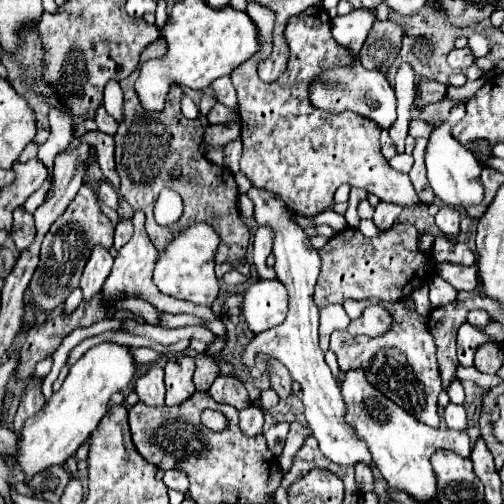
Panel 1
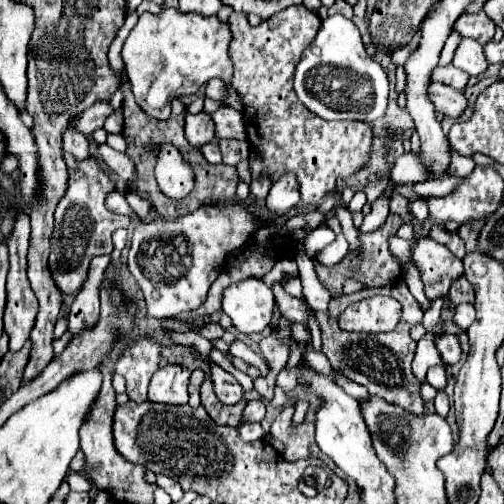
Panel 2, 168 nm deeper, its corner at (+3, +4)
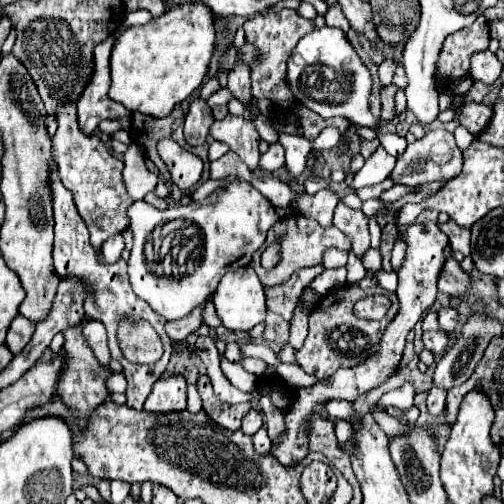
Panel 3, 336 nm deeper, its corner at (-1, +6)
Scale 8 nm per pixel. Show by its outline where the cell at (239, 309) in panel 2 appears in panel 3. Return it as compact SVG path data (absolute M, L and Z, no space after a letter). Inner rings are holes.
M250 266L228 272L212 296L222 324L230 330L252 330L266 318L266 294L260 278Z

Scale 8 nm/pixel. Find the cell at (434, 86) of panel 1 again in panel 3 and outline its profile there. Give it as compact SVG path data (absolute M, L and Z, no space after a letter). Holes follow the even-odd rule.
M462 102L454 108L454 112L456 112L456 118L460 120L460 124L466 126L472 134L478 134L480 130L484 130L492 116L490 106L476 104L476 102Z

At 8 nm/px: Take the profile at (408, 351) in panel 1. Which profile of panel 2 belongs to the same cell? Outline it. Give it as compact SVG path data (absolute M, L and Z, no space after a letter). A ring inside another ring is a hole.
M398 280L392 286L378 288L380 294L392 296L402 304L402 318L398 326L384 334L364 334L364 332L346 332L338 326L338 316L344 312L346 298L332 298L328 304L328 312L316 312L316 320L322 332L322 354L328 358L334 372L354 380L356 384L362 384L368 388L370 396L378 396L382 400L388 400L390 404L396 404L412 414L424 414L424 400L420 398L420 380L414 378L410 364L416 352L416 342L410 338L408 330L412 324L422 322L422 310L414 296L410 294L404 280Z

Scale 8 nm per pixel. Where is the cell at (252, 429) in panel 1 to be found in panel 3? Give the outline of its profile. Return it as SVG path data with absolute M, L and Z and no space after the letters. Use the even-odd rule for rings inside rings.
M264 426L252 436L252 440L254 440L254 448L258 454L270 454L270 438Z

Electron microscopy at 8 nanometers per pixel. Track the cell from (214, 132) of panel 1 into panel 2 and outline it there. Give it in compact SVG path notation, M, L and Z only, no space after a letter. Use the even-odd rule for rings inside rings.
M206 112L200 114L186 114L186 140L200 148L206 142L214 140L214 122L212 116Z

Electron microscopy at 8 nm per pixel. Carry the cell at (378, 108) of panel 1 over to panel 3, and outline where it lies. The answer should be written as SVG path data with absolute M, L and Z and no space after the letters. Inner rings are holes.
M324 26L324 28L318 28L310 34L306 34L296 50L292 52L290 60L288 60L288 84L296 96L298 102L302 102L304 106L308 106L310 110L314 110L316 114L320 114L322 118L336 118L336 116L342 116L342 118L348 118L352 120L354 124L360 124L360 126L370 126L377 134L377 138L384 149L392 156L398 157L404 152L408 143L405 137L400 137L397 134L381 134L380 124L374 120L372 112L370 112L370 96L372 96L372 74L368 70L368 66L360 60L360 56L356 54L354 46L350 44L350 40L346 38L344 32L332 32L332 26Z

